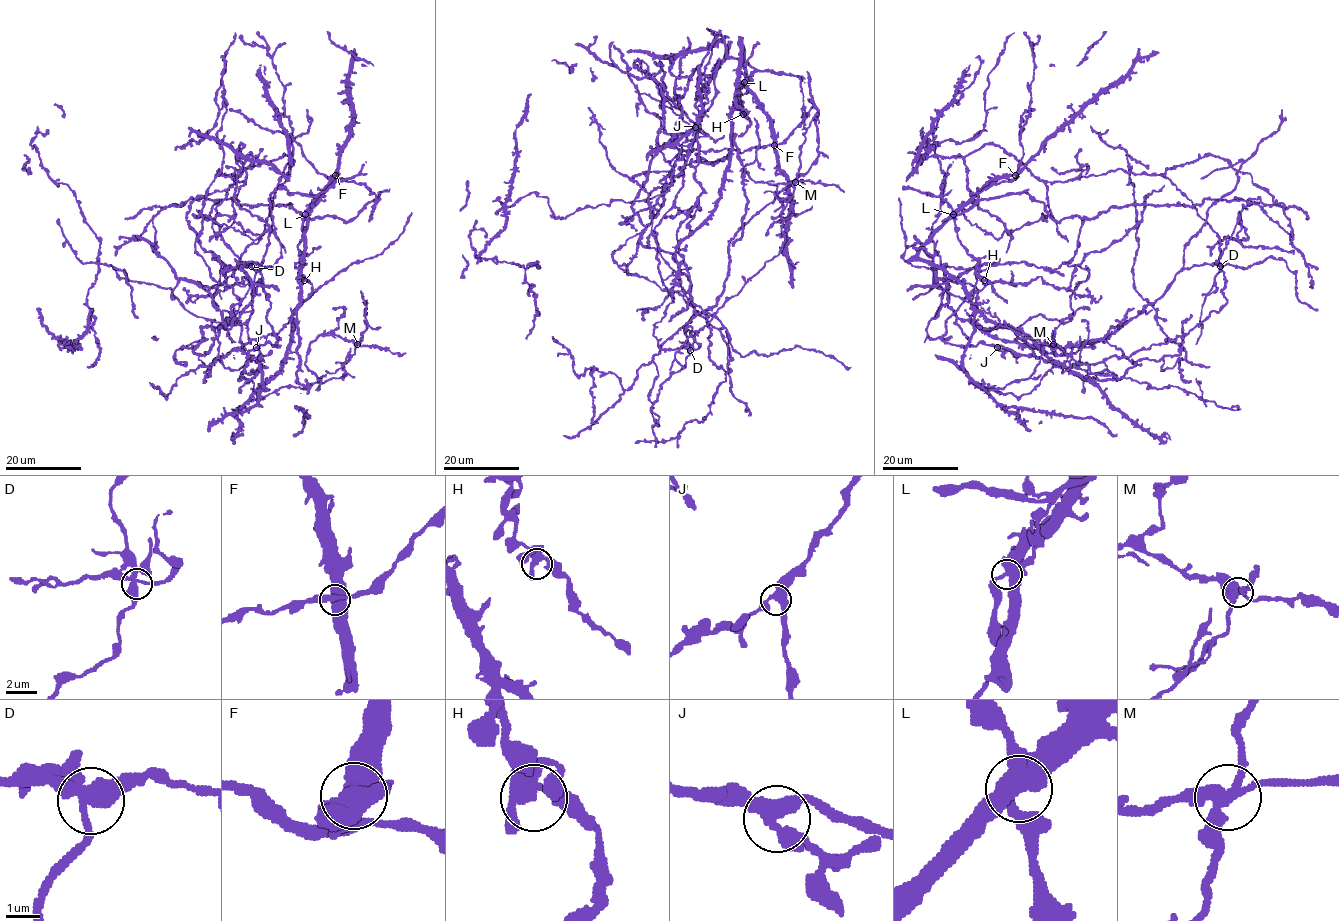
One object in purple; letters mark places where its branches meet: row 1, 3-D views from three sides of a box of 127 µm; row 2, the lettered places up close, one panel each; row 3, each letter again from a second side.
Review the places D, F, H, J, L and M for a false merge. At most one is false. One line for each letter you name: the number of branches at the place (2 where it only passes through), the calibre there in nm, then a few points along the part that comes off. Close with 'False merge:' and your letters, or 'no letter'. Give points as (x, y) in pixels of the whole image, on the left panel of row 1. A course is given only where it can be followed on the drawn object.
M: branches 4; calibre 380 nm; course (357, 344), (343, 364), (346, 375), (342, 378), (305, 388), (282, 386), (236, 408), (246, 407)
False merge: M

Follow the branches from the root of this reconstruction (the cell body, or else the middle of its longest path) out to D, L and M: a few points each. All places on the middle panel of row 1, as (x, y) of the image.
D: (656, 236), (658, 272), (673, 300), (654, 325), (653, 335), (662, 349), (690, 350)
L: (656, 236), (682, 185), (680, 60), (725, 35), (727, 53), (754, 70), (744, 82)
M: (656, 236), (682, 185), (680, 60), (725, 35), (754, 70), (742, 47), (744, 168), (796, 183)

